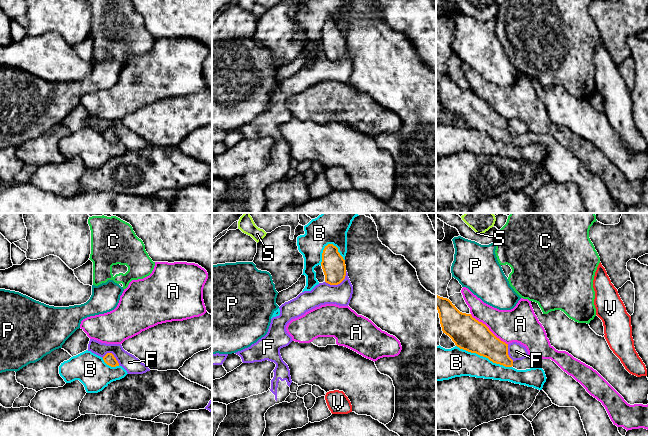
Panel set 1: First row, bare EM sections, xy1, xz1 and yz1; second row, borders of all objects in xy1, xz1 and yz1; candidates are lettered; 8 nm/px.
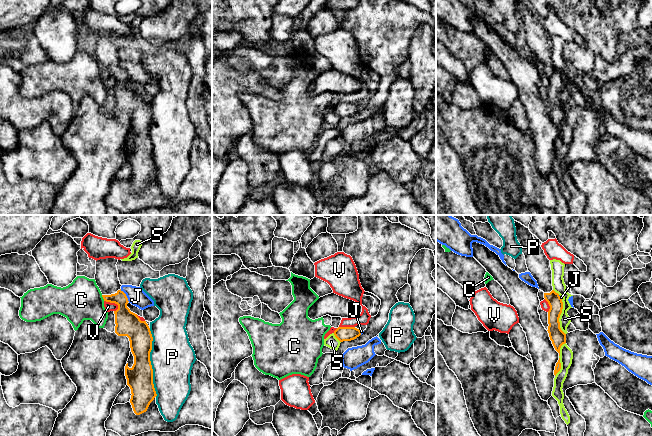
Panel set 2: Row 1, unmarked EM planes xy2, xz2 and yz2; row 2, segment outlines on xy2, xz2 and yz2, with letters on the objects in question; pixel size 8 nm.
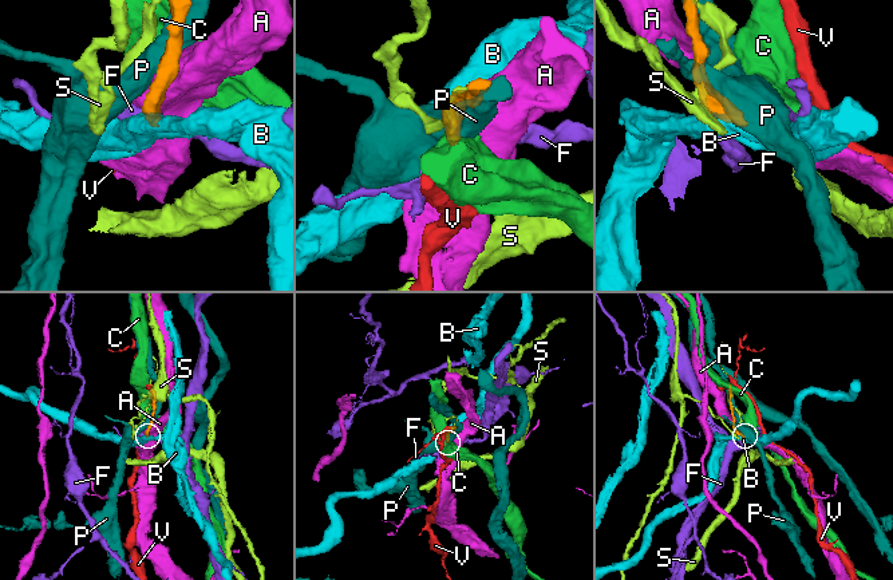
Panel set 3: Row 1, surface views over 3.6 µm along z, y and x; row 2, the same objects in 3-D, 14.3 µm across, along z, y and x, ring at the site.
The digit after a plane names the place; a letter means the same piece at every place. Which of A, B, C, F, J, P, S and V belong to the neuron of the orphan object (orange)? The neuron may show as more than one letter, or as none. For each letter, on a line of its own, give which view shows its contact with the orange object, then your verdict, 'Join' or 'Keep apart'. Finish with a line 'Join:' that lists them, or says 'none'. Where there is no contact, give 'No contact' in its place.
A: Touches orange in yz1. Keep apart
B: Touches orange in yz1. Keep apart
C: Touches orange in xy2. Keep apart
F: Touches orange in xz1. Keep apart
J: Touches orange in xy2. Keep apart
P: Touches orange in xy2. Keep apart
S: Touches orange in yz2. Keep apart
V: Touches orange in xy2. Keep apart
Join: none

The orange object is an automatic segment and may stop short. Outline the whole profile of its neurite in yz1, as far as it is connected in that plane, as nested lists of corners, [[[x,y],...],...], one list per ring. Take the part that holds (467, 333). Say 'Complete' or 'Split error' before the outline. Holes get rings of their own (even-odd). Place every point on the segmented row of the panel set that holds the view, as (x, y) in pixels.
Split error. [[[436,295],[436,309],[443,333],[460,349],[517,370],[542,368],[547,378],[542,390],[553,404],[559,407],[575,407],[579,411],[587,437],[624,437],[611,421],[602,403],[554,361],[531,355],[513,361],[508,355],[508,344],[497,338],[471,314],[460,312],[449,299]]]

